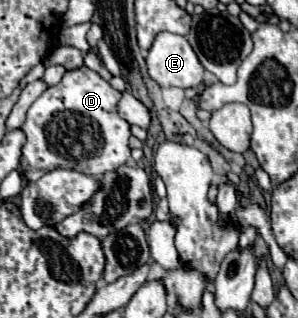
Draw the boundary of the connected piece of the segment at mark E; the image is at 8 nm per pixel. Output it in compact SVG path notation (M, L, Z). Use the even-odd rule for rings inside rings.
M170 31L156 35L146 57L146 65L150 77L160 87L198 87L206 71L188 39Z

